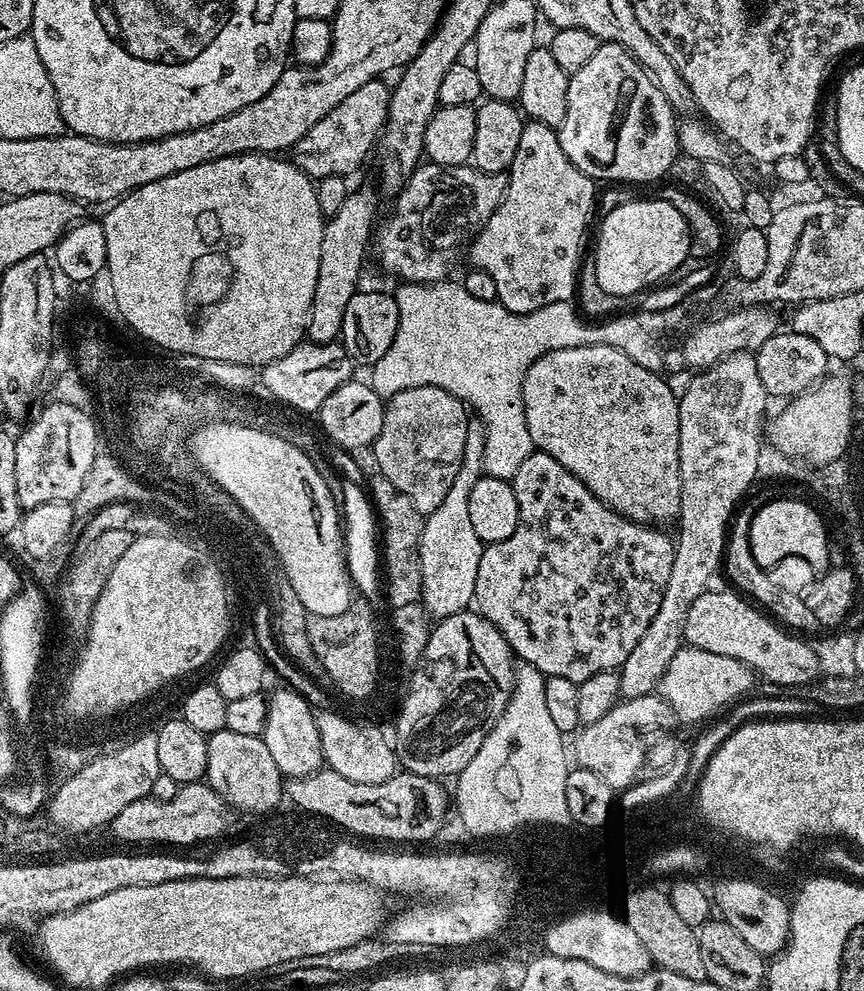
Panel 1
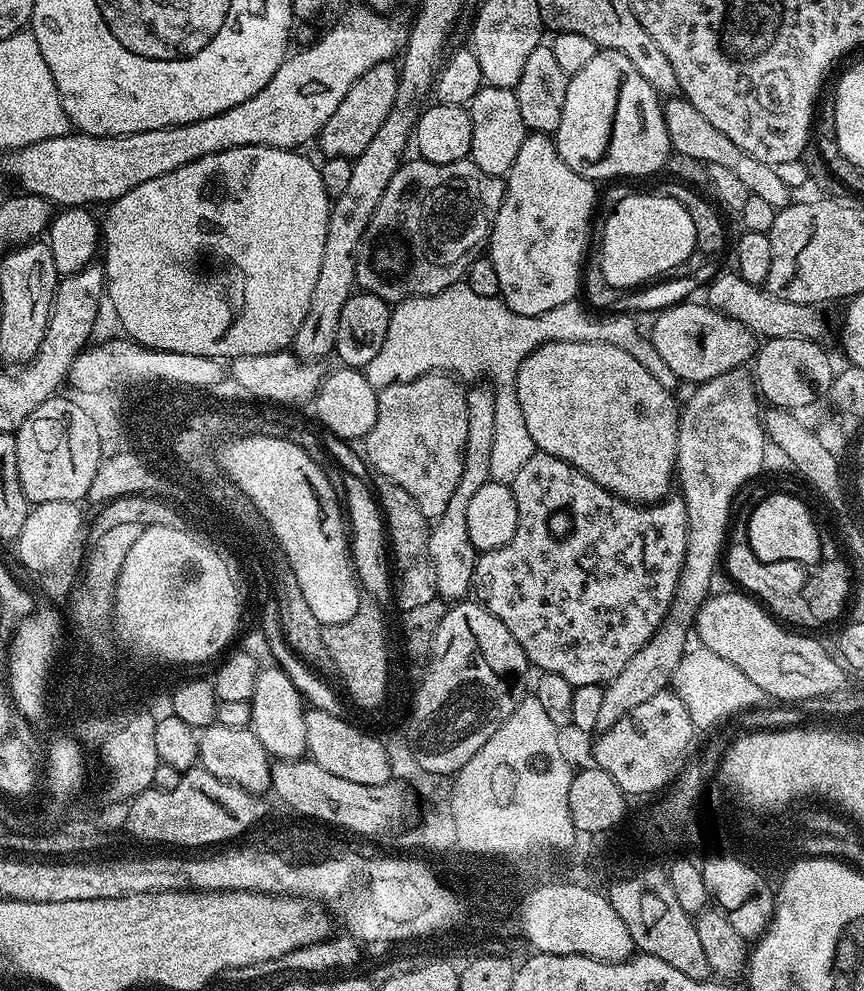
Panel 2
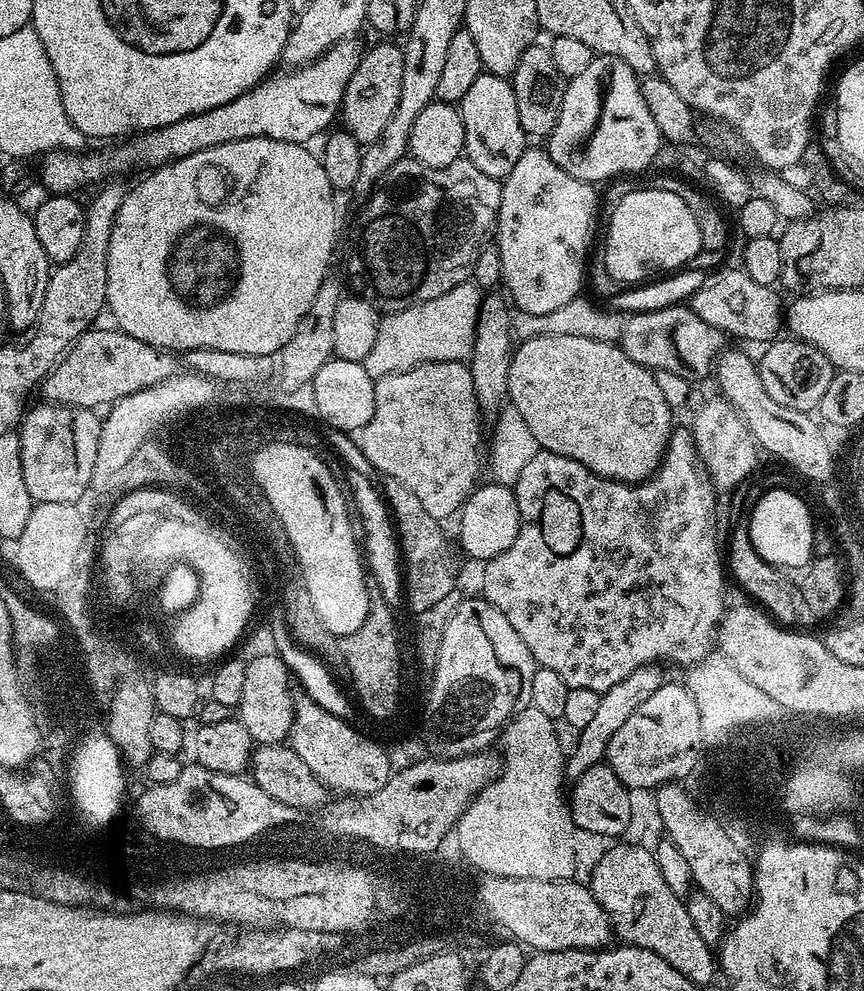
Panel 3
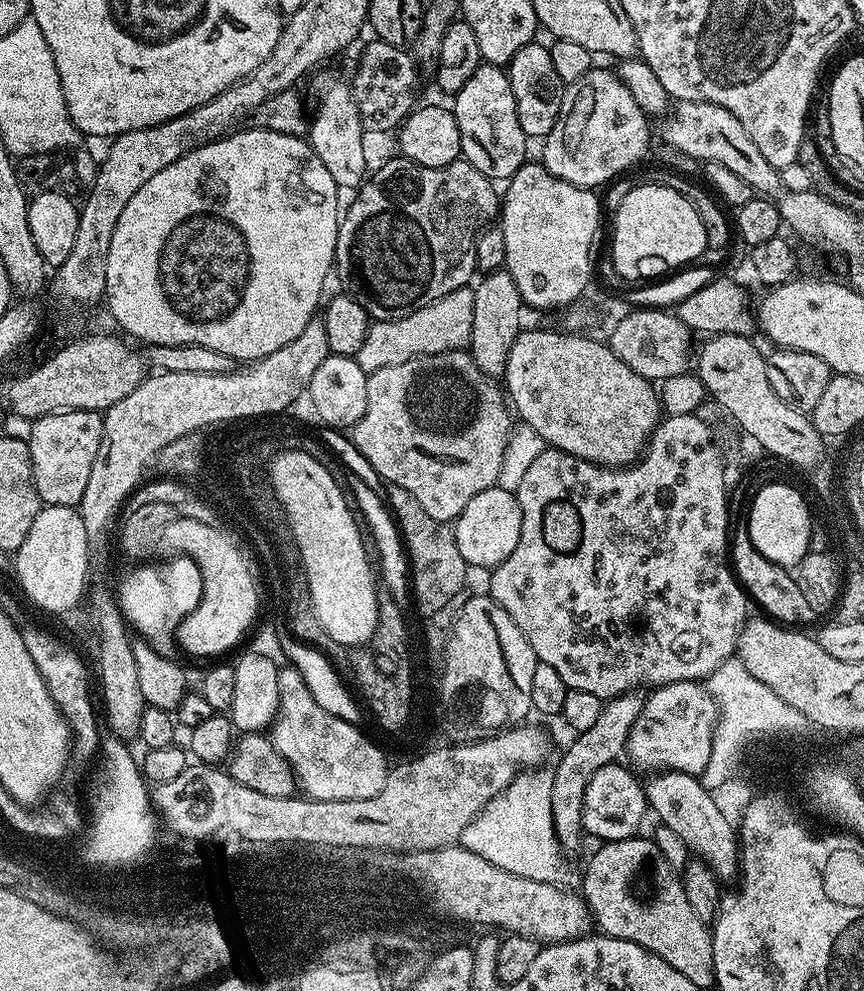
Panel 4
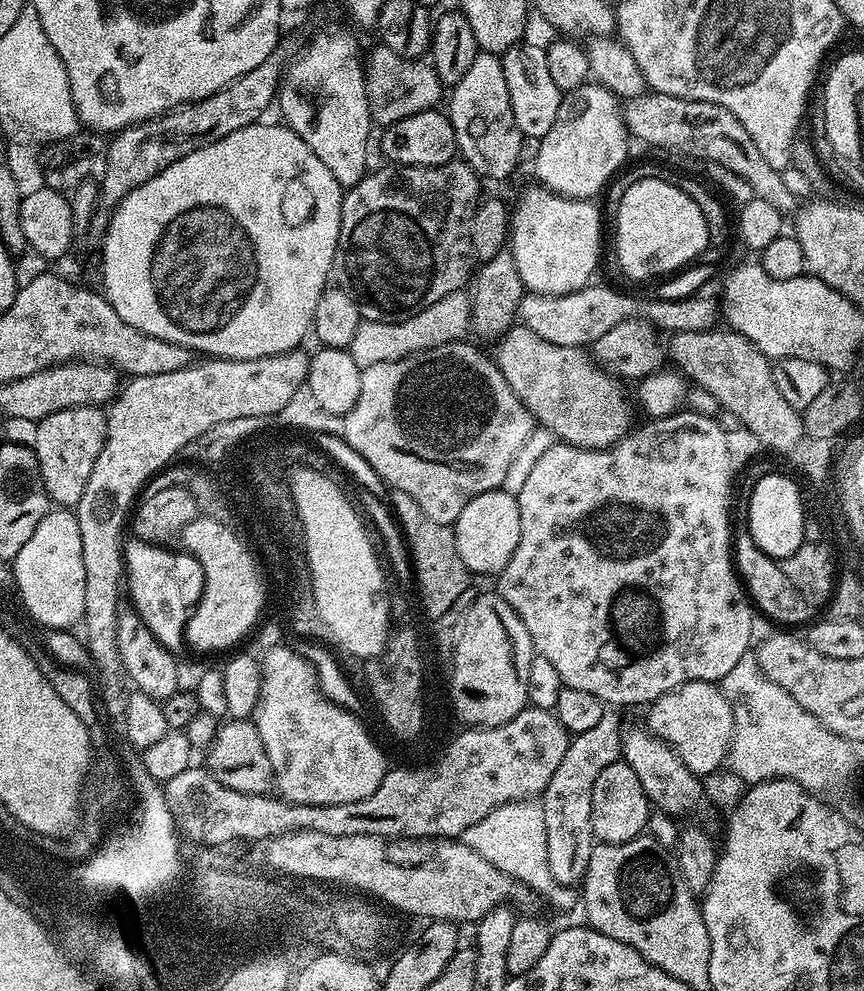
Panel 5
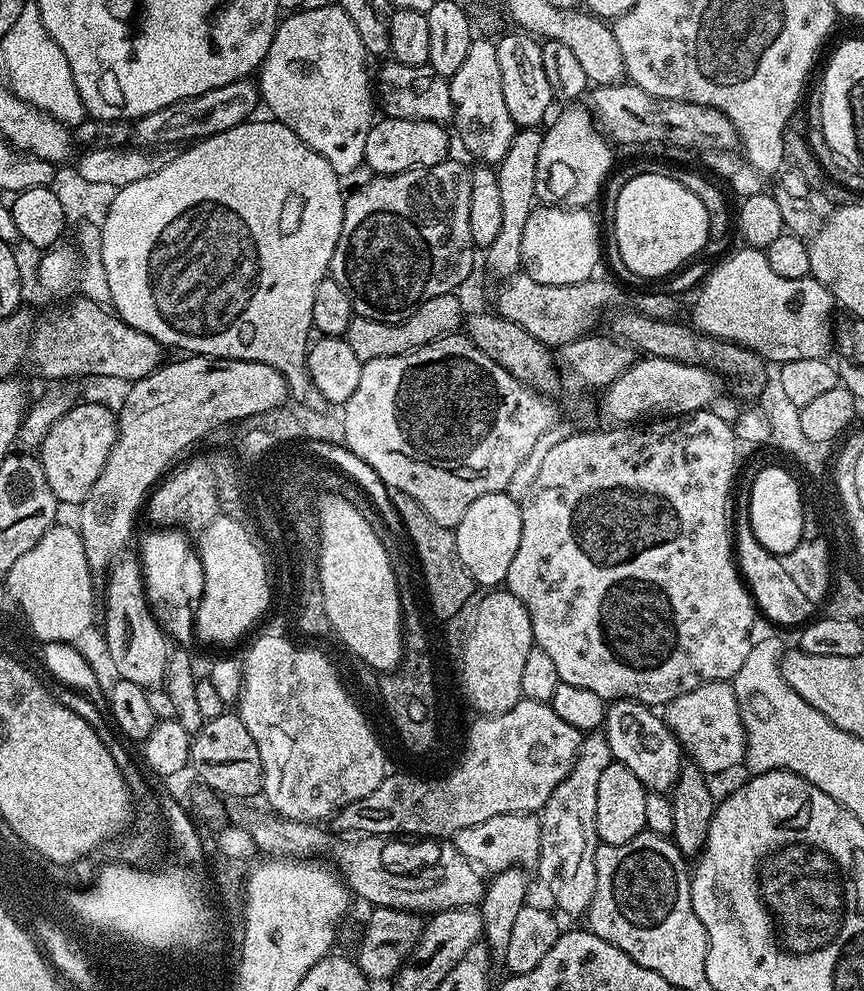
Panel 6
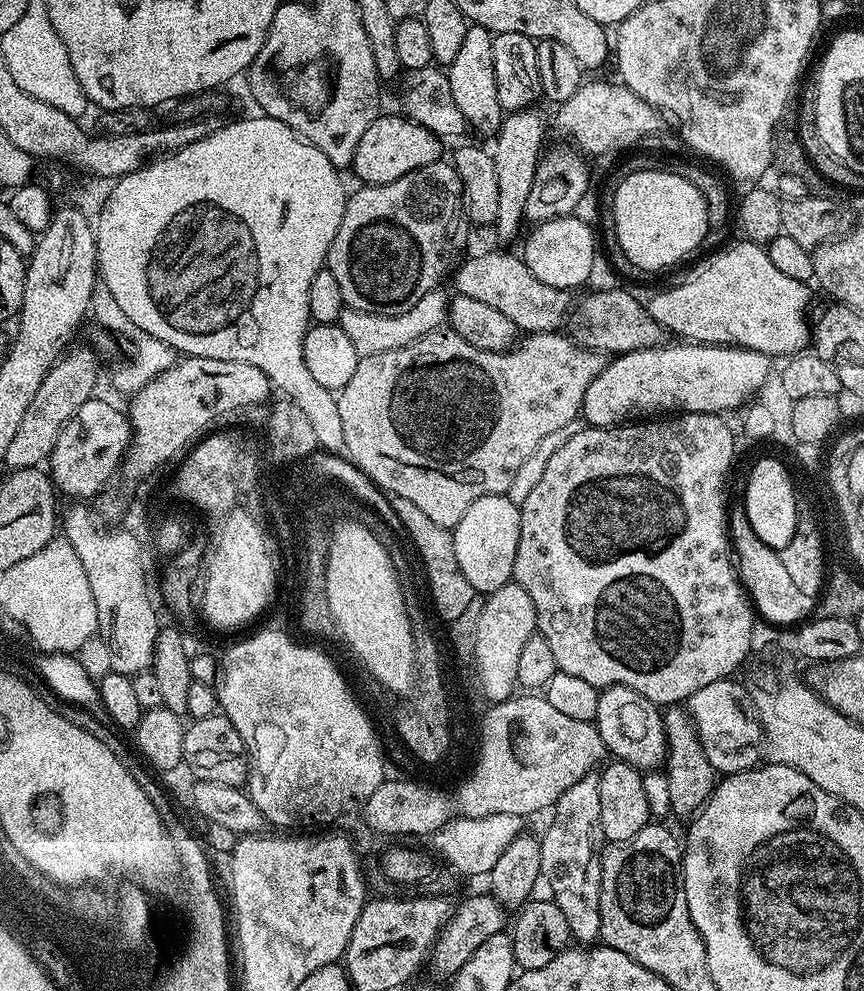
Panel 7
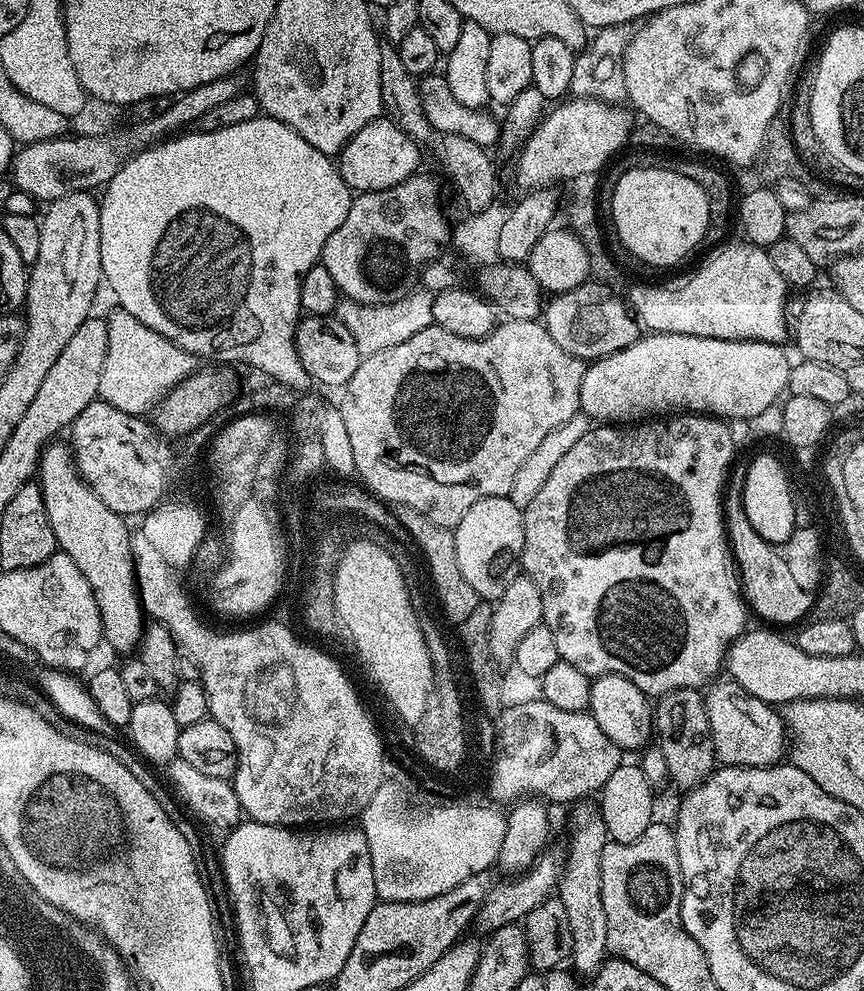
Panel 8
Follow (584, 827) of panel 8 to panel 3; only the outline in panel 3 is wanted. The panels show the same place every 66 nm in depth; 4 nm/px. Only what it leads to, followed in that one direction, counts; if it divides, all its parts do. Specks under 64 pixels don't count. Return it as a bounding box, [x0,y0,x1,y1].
[566,666,666,782]

